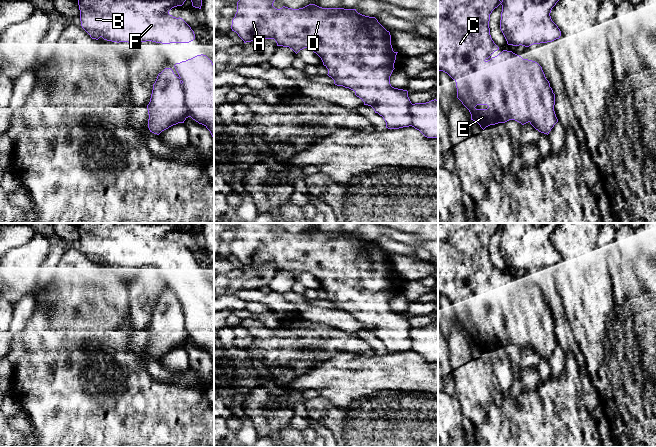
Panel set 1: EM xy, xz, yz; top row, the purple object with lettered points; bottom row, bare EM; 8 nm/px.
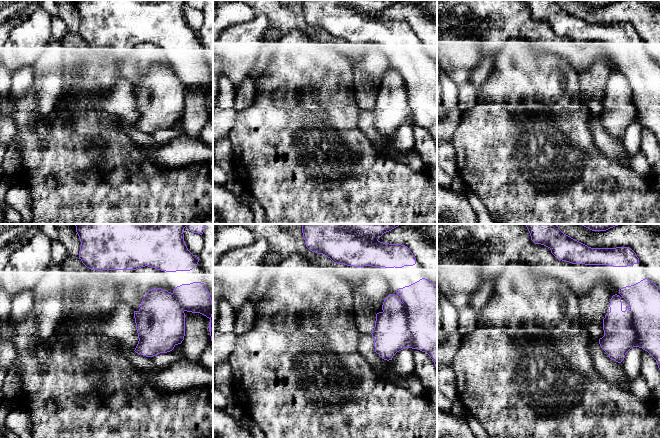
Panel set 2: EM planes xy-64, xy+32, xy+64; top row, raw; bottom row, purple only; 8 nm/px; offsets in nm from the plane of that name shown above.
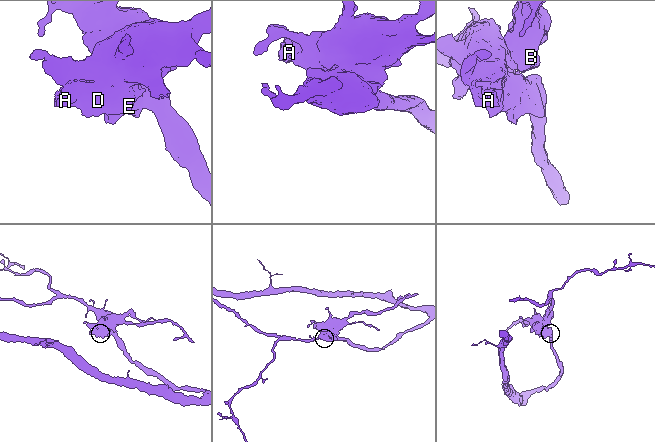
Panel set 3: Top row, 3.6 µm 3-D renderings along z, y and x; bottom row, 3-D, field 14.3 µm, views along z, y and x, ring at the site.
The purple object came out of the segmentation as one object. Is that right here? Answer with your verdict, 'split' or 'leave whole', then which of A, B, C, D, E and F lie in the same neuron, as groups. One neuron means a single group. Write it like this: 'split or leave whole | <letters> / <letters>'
split | A C D E / B F

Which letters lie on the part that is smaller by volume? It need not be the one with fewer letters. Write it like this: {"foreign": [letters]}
{"foreign": ["A", "C", "D", "E"]}

